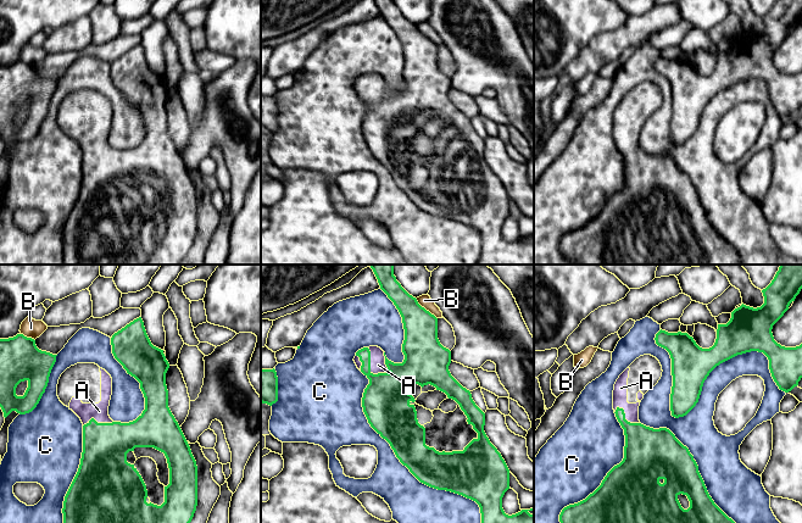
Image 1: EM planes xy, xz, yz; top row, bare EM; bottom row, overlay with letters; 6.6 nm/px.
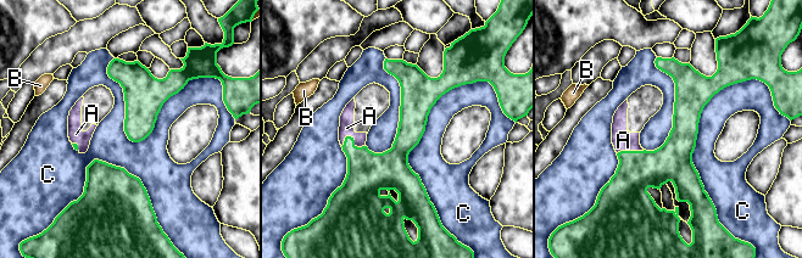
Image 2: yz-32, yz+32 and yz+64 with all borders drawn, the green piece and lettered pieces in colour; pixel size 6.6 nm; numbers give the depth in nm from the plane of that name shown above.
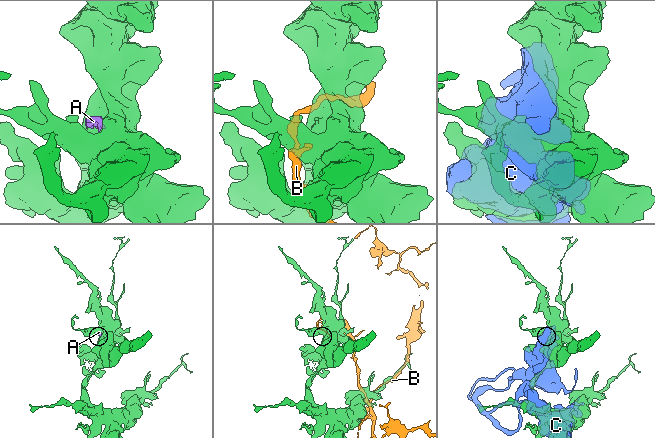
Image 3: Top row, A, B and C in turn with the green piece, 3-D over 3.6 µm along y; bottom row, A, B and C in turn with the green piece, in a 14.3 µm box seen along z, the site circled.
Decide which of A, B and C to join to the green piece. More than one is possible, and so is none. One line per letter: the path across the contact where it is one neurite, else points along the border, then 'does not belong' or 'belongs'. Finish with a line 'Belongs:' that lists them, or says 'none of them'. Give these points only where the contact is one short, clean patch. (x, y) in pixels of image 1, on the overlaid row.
A: way xz (385, 402), (385, 385), (369, 368), (378, 365); belongs
B: does not belong
C: does not belong
Belongs: A

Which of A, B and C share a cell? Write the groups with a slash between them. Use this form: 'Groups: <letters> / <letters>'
Groups: A / B / C

